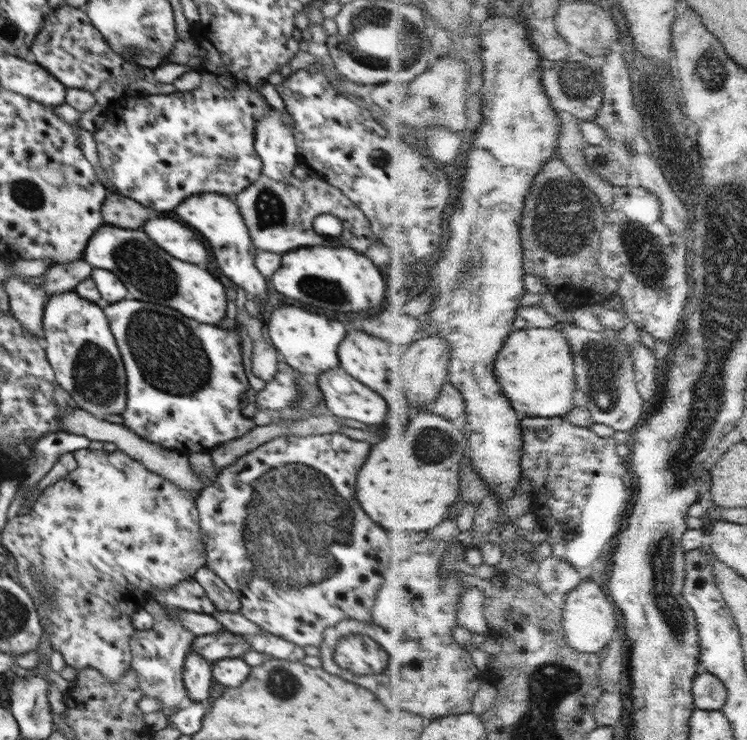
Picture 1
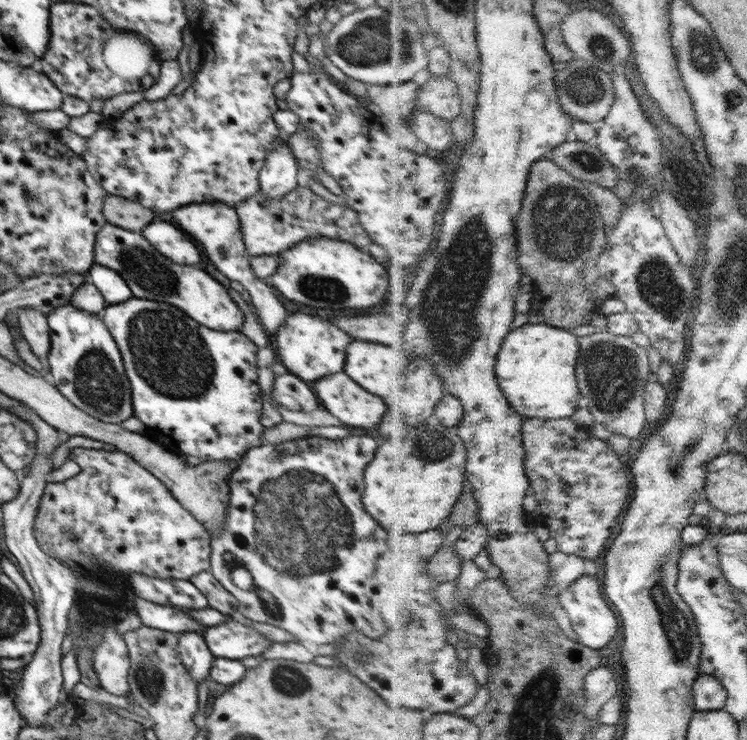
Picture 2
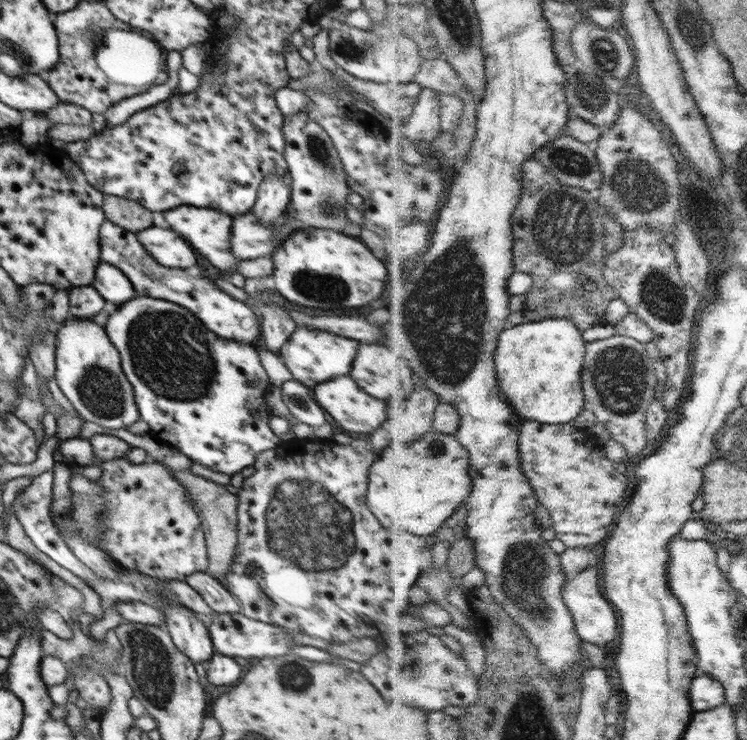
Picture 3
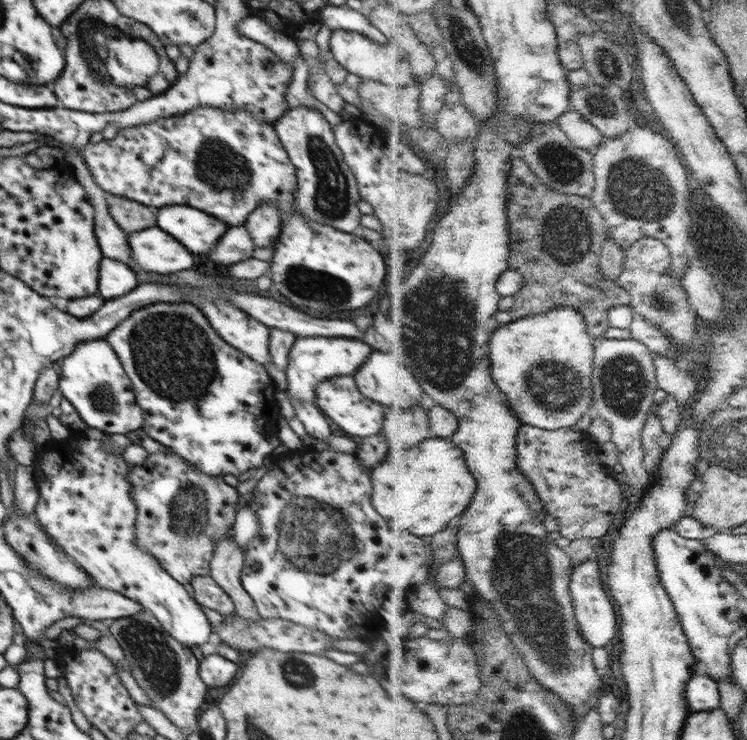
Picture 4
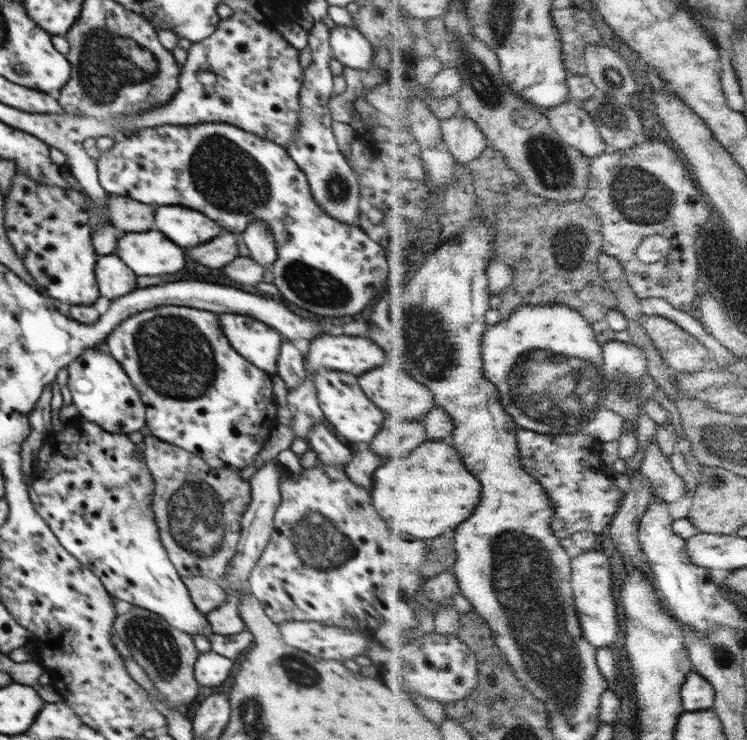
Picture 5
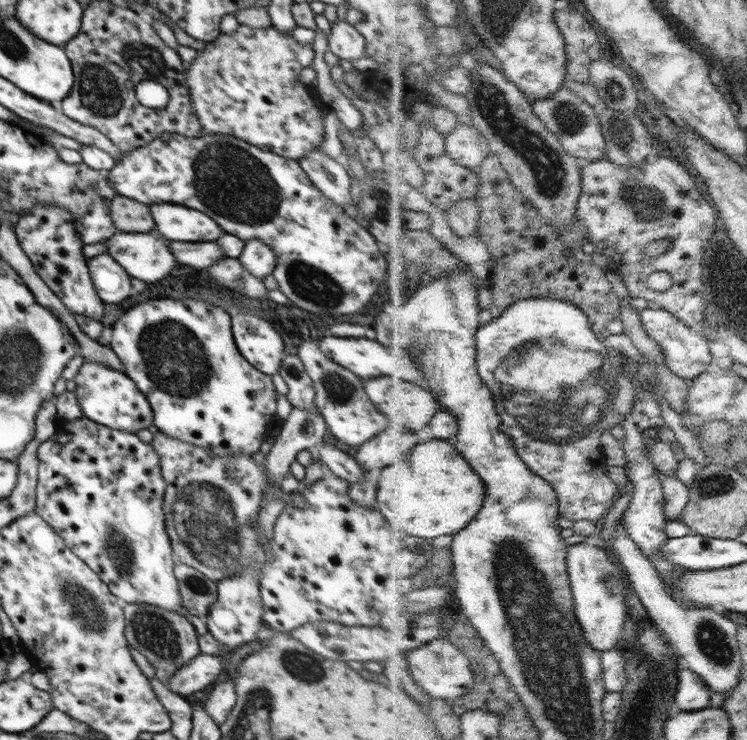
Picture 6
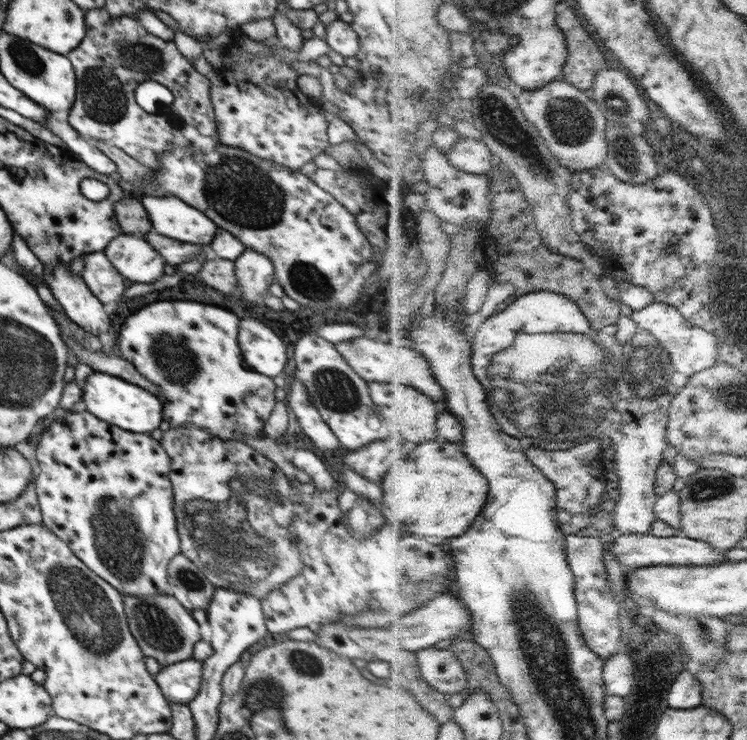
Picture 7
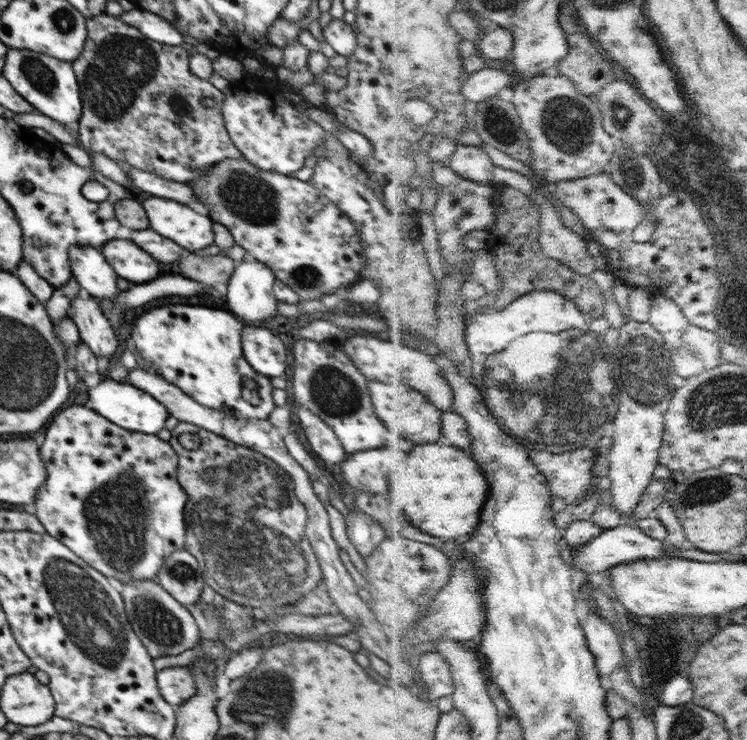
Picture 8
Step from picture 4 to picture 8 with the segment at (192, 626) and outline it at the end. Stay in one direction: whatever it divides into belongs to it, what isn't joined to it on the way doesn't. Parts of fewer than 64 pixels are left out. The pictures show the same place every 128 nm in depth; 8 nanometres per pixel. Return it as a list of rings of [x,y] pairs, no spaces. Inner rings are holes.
[[[72,405],[56,413],[46,427],[43,444],[40,446],[40,460],[46,466],[46,482],[38,487],[36,499],[32,510],[45,529],[45,533],[56,538],[60,543],[64,542],[74,554],[85,560],[91,568],[105,575],[116,585],[135,581],[158,581],[158,572],[162,569],[164,558],[168,558],[176,550],[185,546],[185,519],[184,506],[188,500],[188,494],[184,492],[178,482],[178,456],[168,441],[160,439],[155,434],[135,433],[124,430],[121,426],[110,422],[107,418],[100,416],[94,409],[84,405]]]

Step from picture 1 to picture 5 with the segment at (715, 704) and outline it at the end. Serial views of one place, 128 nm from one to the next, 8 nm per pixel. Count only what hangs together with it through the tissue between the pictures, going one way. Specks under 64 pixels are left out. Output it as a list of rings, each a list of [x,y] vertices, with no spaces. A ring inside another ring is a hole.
[[[694,667],[693,672],[690,672],[688,680],[683,689],[683,698],[687,711],[706,711],[714,709],[717,692],[714,685],[708,680],[698,667]]]

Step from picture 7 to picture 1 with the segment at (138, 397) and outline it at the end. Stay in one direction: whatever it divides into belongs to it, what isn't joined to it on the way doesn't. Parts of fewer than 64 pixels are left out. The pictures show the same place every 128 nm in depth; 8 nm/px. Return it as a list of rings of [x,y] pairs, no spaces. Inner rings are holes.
[[[75,290],[54,294],[45,304],[42,326],[43,345],[48,362],[54,369],[56,382],[74,398],[78,408],[100,419],[110,414],[121,415],[126,410],[127,399],[125,366],[108,319],[98,303],[80,297]]]

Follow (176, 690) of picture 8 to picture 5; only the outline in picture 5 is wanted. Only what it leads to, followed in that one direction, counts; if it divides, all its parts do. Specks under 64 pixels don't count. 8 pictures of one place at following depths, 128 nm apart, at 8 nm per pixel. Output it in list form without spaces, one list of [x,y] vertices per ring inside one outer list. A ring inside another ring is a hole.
[[[212,651],[200,653],[194,664],[194,678],[201,686],[218,689],[237,662]]]

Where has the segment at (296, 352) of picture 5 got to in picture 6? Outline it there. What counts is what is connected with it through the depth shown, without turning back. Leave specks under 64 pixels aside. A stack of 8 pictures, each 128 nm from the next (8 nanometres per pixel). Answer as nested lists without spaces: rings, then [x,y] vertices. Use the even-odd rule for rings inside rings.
[[[296,354],[284,356],[278,372],[286,382],[289,391],[287,399],[293,407],[318,413],[315,406],[315,390],[312,379],[308,376],[304,363]]]

